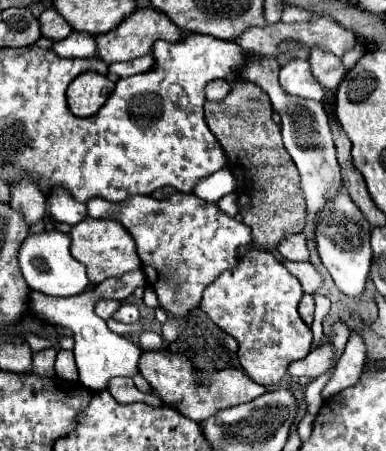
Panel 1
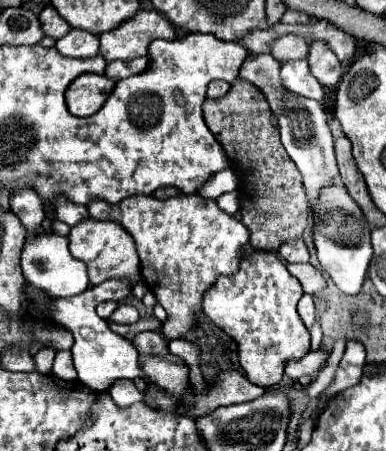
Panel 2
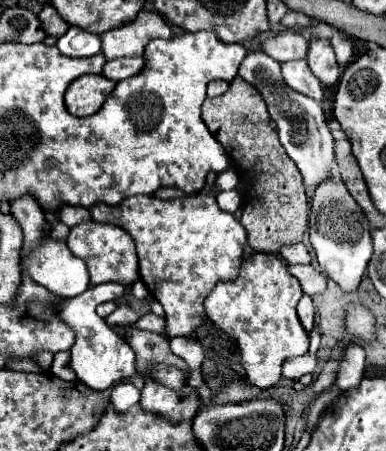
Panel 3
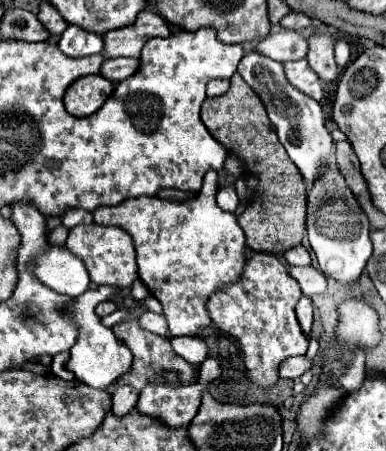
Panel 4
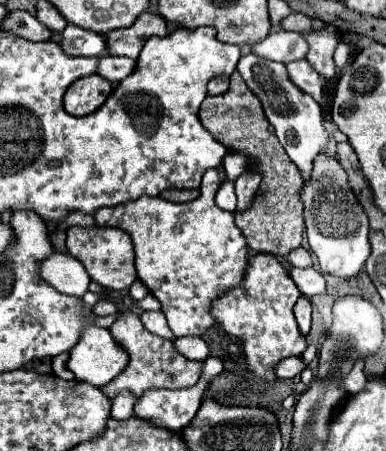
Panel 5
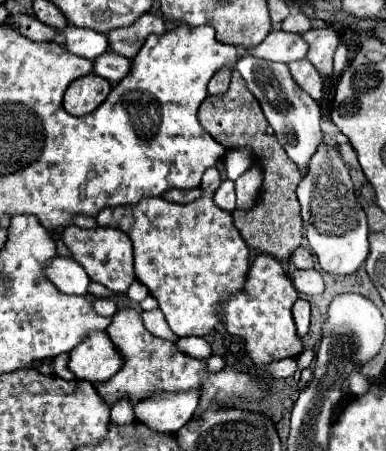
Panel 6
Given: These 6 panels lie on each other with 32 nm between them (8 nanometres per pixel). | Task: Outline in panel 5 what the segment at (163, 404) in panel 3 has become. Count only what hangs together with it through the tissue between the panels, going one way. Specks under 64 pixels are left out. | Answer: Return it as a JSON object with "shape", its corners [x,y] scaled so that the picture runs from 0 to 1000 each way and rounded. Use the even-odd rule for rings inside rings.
{"shape":[[[539,792],[528,803],[528,816],[523,838],[513,845],[508,856],[497,860],[477,860],[477,865],[383,865],[373,874],[373,882],[363,891],[352,891],[347,900],[347,918],[389,940],[399,940],[404,949],[420,949],[420,953],[446,953],[446,958],[461,958],[472,953],[477,945],[492,940],[492,931],[503,927],[503,918],[513,914],[518,905],[518,891],[523,891],[523,874],[528,874],[528,860],[536,860],[539,847],[575,827],[578,805],[567,794]]]}

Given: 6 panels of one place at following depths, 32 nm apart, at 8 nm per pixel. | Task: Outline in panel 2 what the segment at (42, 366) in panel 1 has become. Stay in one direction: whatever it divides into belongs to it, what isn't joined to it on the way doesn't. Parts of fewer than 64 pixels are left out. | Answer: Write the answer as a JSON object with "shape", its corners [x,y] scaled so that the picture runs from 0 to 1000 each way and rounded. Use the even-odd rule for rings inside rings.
{"shape":[[[104,776],[93,789],[88,789],[88,803],[93,803],[93,812],[98,812],[98,825],[104,829],[130,829],[135,825],[135,803],[140,803],[140,785],[145,780],[135,780],[135,776]]]}

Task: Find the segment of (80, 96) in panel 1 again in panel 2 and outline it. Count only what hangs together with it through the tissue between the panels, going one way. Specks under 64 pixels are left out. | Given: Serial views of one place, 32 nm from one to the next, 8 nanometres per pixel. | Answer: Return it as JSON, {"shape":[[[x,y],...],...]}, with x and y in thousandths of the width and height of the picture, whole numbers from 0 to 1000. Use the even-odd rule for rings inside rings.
{"shape":[[[212,164],[171,200],[171,231],[192,257],[238,257],[295,200],[295,177],[259,164]]]}

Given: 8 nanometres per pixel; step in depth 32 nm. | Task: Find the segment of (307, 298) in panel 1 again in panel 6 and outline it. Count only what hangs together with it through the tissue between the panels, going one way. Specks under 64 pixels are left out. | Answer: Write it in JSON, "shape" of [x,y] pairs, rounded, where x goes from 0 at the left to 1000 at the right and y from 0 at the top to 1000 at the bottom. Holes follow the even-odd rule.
{"shape":[[[767,665],[767,674],[756,678],[756,701],[767,714],[767,736],[782,749],[803,723],[803,674],[793,665]]]}

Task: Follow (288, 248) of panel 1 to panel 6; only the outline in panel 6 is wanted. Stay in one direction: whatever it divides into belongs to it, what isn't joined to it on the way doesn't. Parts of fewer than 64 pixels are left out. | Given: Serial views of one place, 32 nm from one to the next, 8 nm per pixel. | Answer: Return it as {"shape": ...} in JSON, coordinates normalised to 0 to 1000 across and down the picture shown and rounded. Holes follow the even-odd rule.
{"shape":[[[767,550],[767,559],[756,559],[751,568],[751,581],[767,590],[767,594],[813,594],[813,568],[793,554],[793,550]]]}

